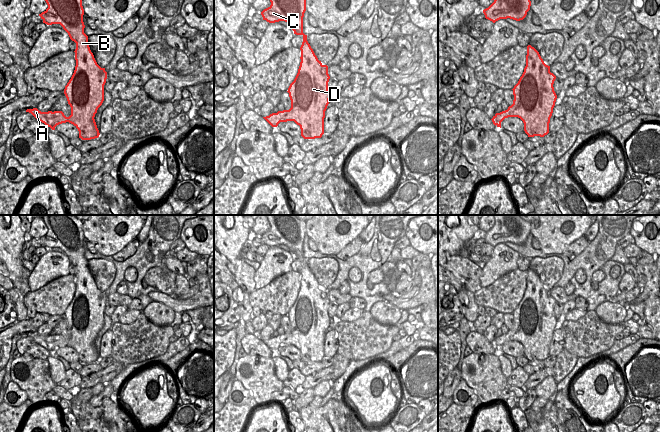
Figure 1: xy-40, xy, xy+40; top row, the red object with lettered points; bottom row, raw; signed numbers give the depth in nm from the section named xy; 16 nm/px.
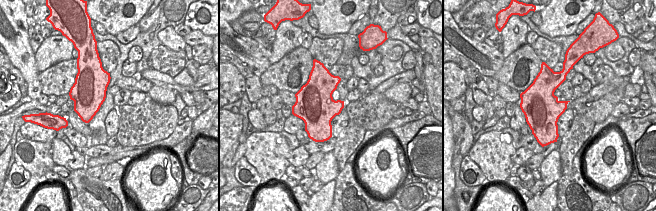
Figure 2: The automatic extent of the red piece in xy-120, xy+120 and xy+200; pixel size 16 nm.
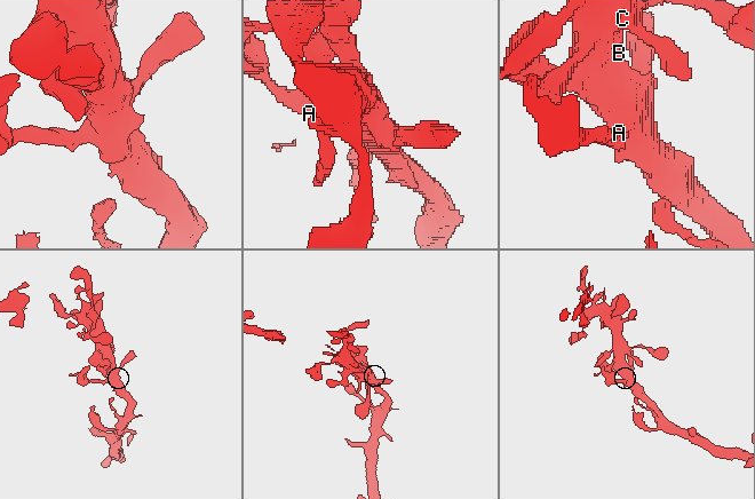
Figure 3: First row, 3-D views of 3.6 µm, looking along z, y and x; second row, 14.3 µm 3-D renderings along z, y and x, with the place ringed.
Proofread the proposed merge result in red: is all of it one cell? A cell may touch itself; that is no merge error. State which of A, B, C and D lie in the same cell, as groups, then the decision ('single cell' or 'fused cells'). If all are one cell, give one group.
A / B C D | fused cells

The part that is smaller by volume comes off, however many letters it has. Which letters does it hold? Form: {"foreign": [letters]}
{"foreign": ["A"]}

